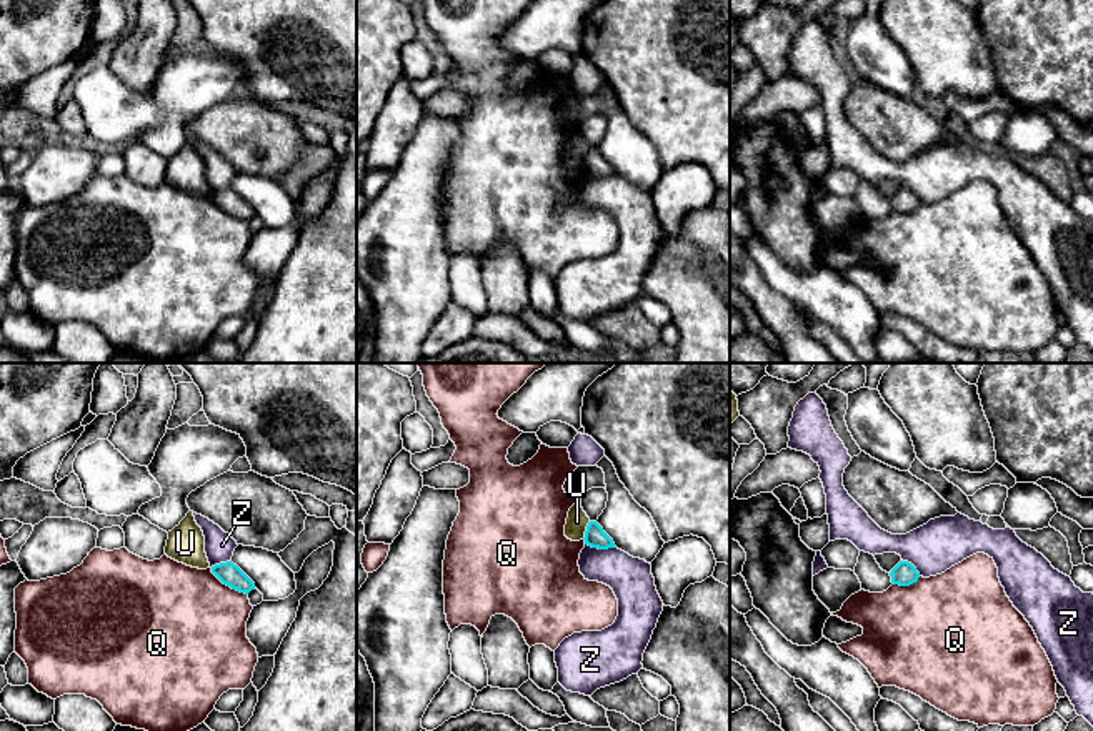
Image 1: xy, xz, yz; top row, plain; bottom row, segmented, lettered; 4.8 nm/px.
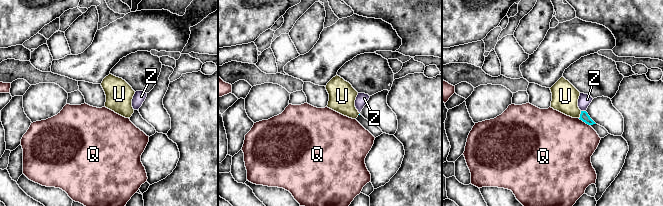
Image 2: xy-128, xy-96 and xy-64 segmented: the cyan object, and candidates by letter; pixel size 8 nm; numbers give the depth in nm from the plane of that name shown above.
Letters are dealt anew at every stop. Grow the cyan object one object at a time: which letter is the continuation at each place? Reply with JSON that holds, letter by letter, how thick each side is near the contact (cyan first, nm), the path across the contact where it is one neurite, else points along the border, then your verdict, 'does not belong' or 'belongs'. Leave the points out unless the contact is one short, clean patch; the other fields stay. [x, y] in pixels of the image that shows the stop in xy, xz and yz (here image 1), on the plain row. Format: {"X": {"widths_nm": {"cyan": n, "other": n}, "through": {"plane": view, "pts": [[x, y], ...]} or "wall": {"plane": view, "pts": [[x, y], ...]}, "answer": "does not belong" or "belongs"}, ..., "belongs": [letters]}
{"Q": {"widths_nm": {"cyan": 110, "other": 480}, "answer": "does not belong"}, "U": {"widths_nm": {"cyan": 100, "other": 110}, "wall": {"plane": "xz", "pts": [[590, 149], [582, 165]]}, "answer": "does not belong"}, "Z": {"widths_nm": {"cyan": 100, "other": 200}, "answer": "does not belong"}, "belongs": []}

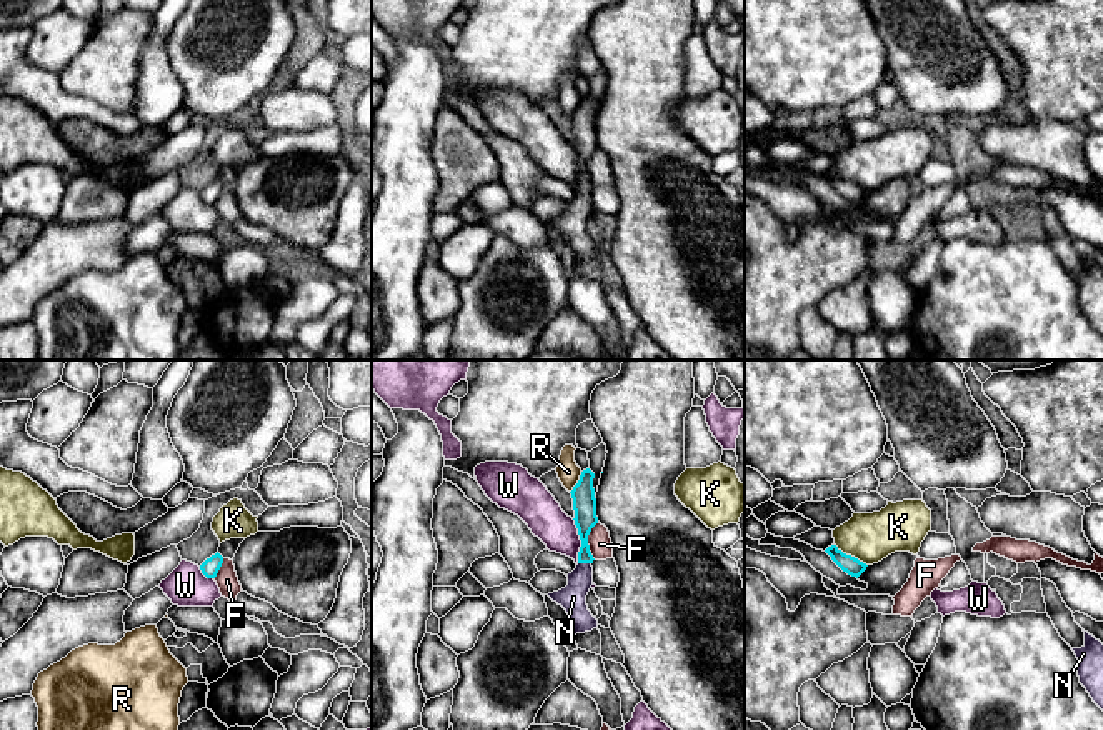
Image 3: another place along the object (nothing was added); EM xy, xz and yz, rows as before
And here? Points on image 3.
{"F": {"widths_nm": {"cyan": 110, "other": 110}, "wall": {"plane": "xz", "pts": [[598, 149], [588, 162], [588, 177], [593, 185]]}, "answer": "does not belong"}, "K": {"widths_nm": {"cyan": 90, "other": 240}, "answer": "does not belong"}, "N": {"widths_nm": {"cyan": 110, "other": 130}, "through": {"plane": "xz", "pts": [[585, 145], [585, 189], [573, 224]]}, "answer": "belongs"}, "R": {"widths_nm": {"cyan": 110, "other": 110}, "wall": {"plane": "xz", "pts": [[582, 99], [570, 119]]}, "answer": "does not belong"}, "W": {"widths_nm": {"cyan": 110, "other": 190}, "answer": "does not belong"}, "belongs": ["N"]}

